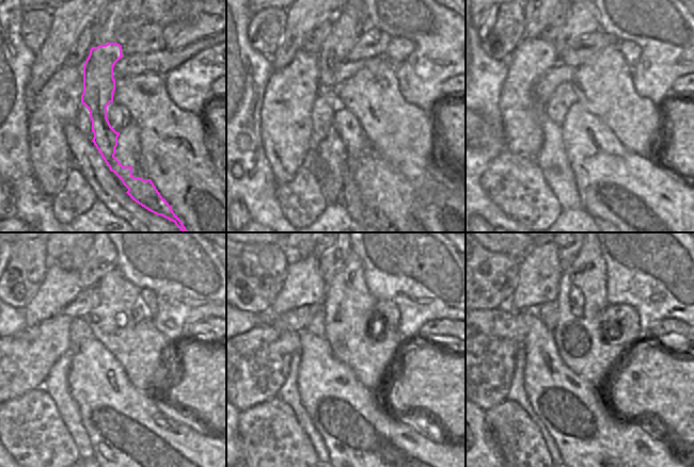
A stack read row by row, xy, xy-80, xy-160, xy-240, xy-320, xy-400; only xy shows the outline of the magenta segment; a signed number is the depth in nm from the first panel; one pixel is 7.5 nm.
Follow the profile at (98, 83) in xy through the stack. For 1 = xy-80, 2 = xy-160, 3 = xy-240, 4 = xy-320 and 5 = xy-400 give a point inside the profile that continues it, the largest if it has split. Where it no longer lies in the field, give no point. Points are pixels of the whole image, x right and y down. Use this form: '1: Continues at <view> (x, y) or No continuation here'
1: Continues at xy-80 (345, 32)
2: Continues at xy-160 (584, 18)
3: Continues at xy-240 (101, 258)
4: Continues at xy-320 (335, 257)
5: Continues at xy-400 (567, 255).

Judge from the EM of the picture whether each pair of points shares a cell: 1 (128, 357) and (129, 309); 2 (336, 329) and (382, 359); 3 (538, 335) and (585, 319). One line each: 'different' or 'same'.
1: same
2: same
3: different

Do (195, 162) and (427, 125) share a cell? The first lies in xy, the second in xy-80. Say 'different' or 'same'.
same

